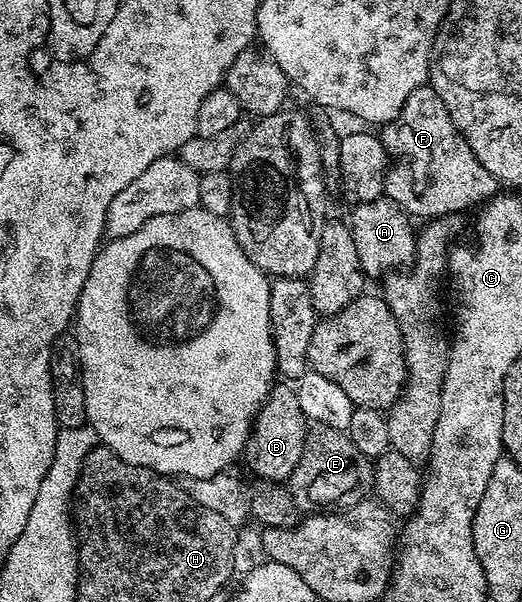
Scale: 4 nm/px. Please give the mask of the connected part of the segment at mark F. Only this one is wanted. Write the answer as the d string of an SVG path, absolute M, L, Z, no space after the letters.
M430 85L419 87L409 95L398 120L382 128L381 138L387 147L388 156L394 160L393 166L387 172L386 198L393 200L402 211L406 211L416 220L439 221L447 217L443 215L450 211L465 210L474 199L490 201L500 194L500 180L495 179L493 173L489 173L489 169L481 165L481 161L477 161L473 149L469 149L465 137L457 129L449 109L445 109L445 101L441 101L441 97Z

